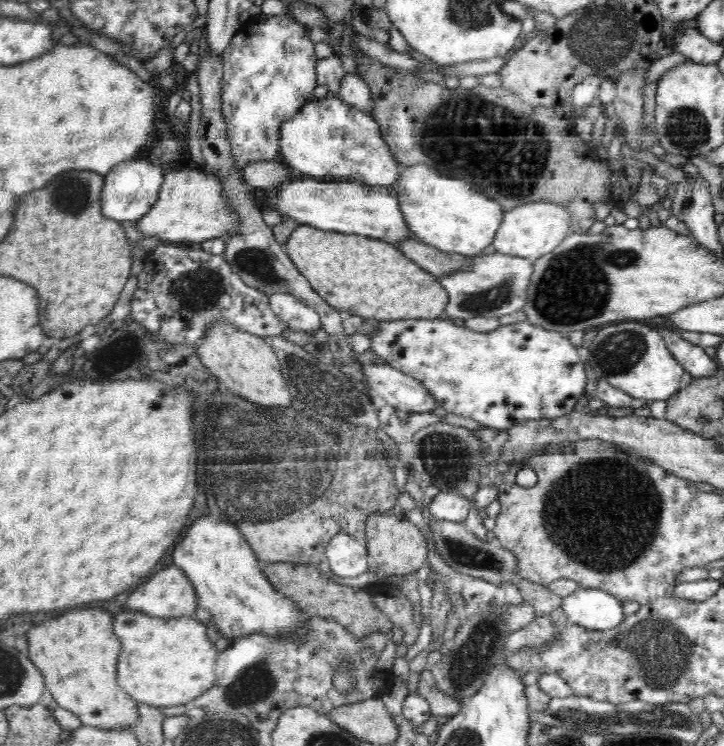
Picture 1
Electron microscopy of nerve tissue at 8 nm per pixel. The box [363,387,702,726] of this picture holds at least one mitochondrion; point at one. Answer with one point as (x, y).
(604, 514)

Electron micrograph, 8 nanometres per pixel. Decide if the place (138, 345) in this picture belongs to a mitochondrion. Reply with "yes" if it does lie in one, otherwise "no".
yes

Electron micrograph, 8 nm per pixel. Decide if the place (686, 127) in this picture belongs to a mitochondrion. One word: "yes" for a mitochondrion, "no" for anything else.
yes

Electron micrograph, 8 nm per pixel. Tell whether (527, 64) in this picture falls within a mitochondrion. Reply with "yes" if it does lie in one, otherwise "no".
no

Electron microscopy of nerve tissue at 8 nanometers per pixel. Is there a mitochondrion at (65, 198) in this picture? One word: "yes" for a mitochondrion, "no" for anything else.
yes

